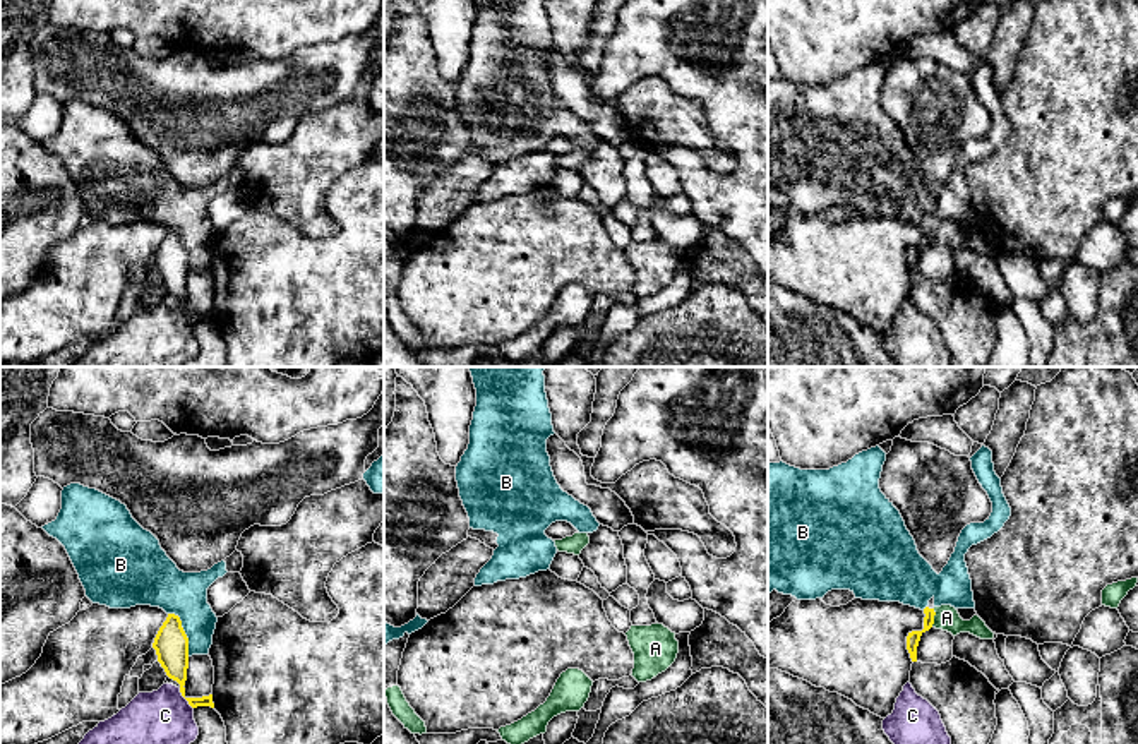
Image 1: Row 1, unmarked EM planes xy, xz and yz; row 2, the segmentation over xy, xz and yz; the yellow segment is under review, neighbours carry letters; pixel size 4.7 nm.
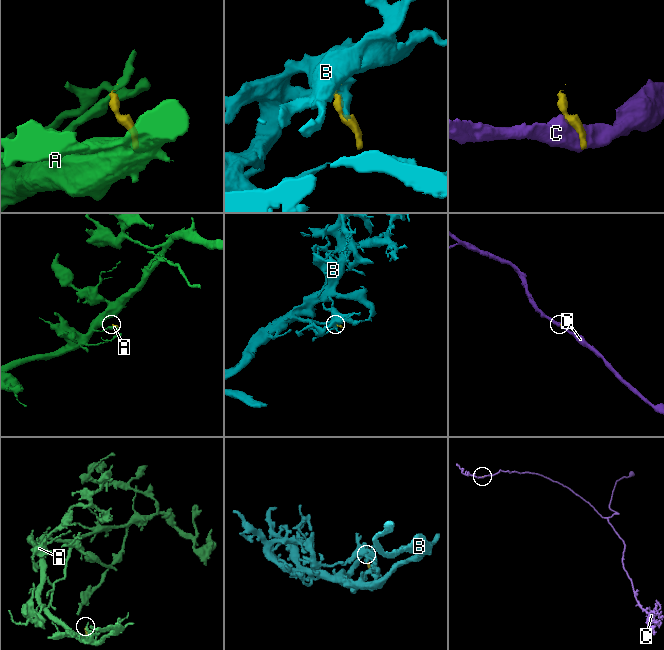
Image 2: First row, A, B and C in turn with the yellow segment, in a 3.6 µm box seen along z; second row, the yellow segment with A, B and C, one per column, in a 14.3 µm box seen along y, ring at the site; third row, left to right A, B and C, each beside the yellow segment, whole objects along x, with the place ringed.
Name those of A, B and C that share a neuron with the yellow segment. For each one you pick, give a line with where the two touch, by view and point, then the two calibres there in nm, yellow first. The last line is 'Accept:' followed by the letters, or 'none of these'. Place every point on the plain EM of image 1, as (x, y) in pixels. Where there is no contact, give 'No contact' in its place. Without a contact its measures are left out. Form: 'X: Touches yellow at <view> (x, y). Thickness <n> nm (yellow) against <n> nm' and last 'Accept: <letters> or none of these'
Accept: none of these

